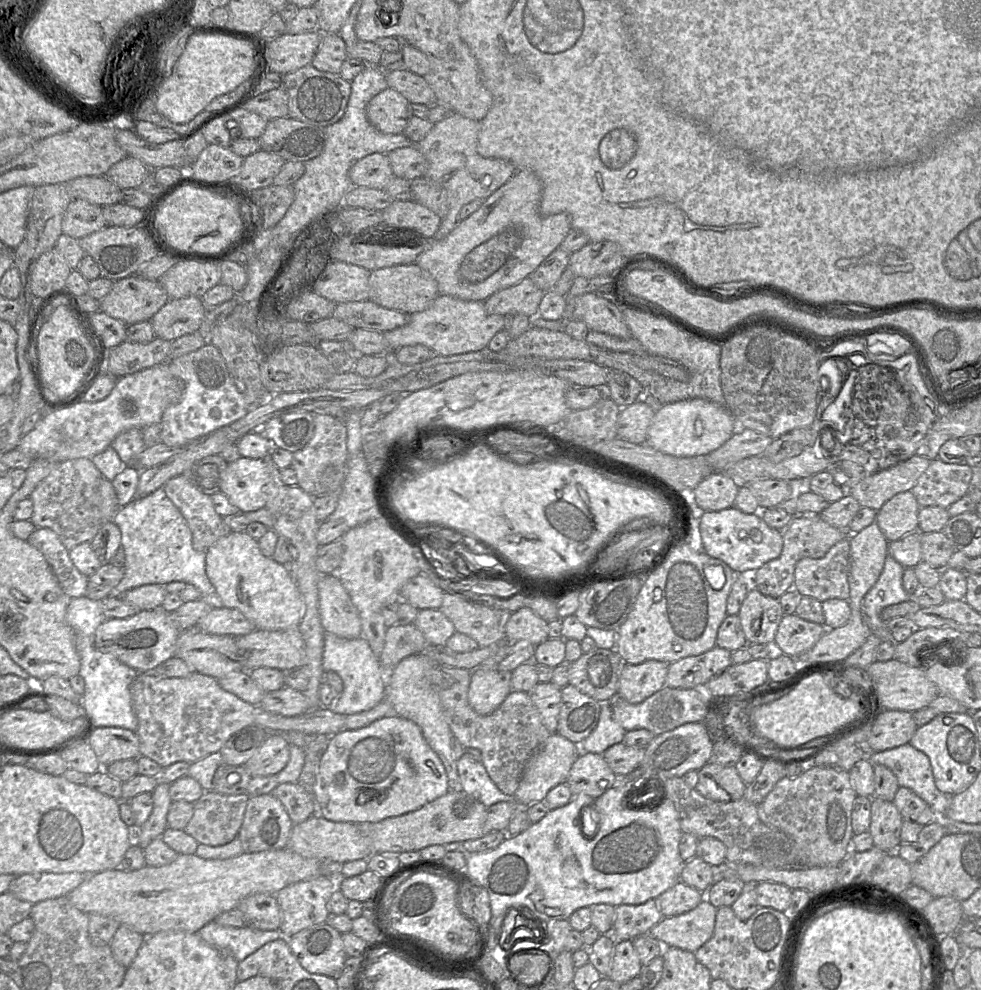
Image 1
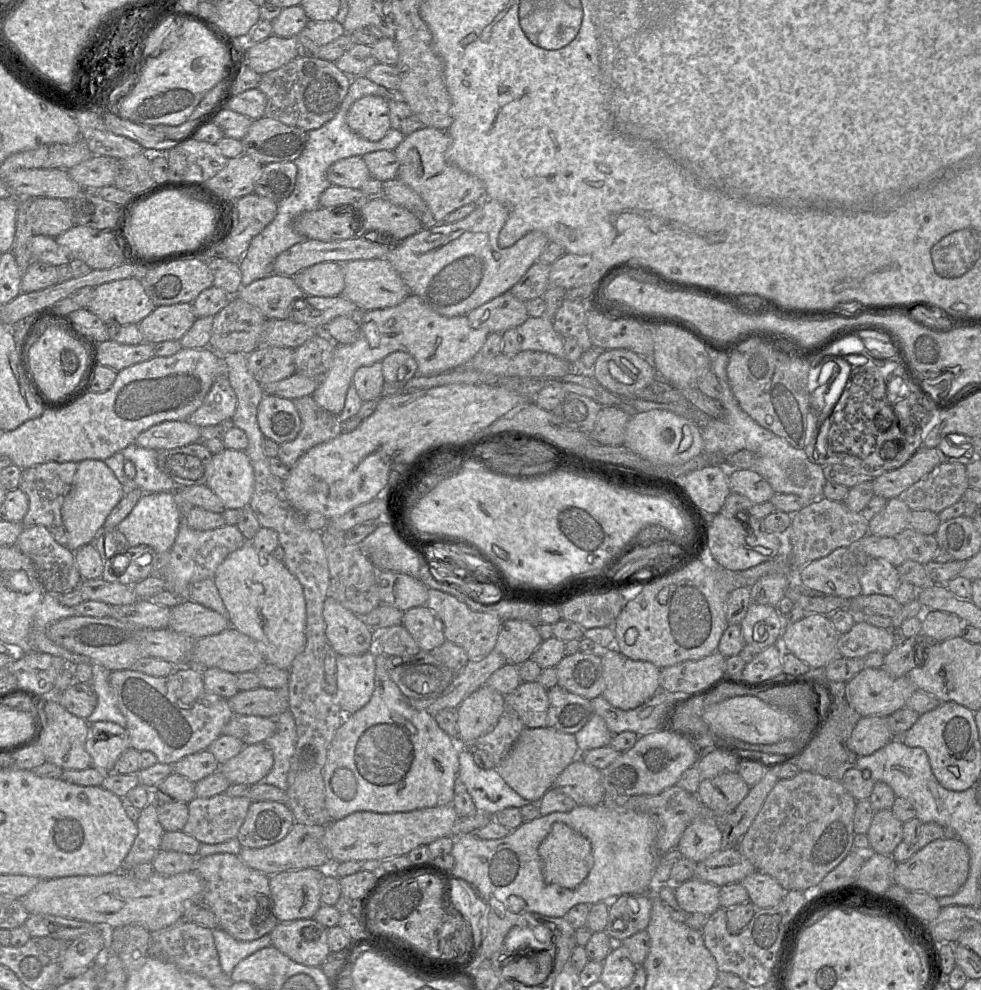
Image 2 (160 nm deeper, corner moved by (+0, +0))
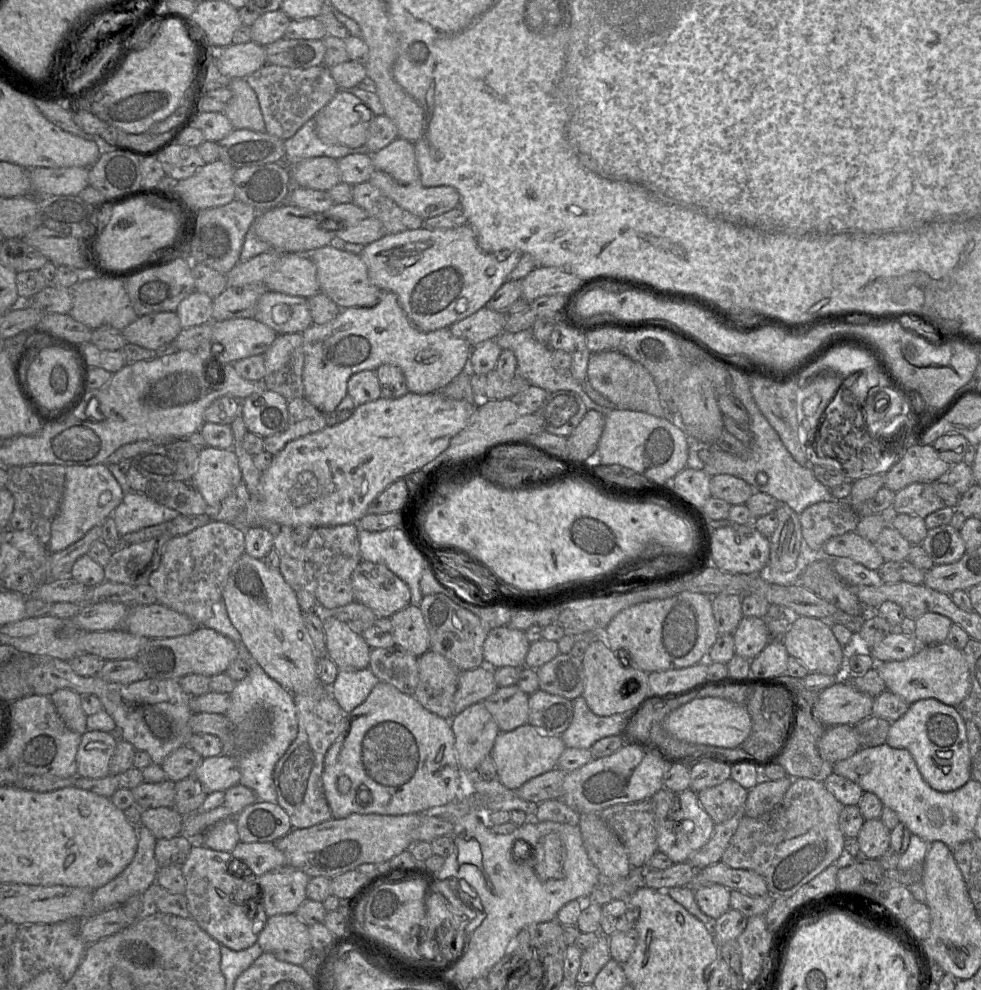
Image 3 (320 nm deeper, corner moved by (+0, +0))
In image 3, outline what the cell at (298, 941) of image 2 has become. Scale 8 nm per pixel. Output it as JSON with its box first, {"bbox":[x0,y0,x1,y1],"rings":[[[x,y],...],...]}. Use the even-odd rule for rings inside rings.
{"bbox":[256,913,312,966],"rings":[[[295,913],[268,917],[256,943],[277,959],[301,966],[312,950],[309,926]]]}

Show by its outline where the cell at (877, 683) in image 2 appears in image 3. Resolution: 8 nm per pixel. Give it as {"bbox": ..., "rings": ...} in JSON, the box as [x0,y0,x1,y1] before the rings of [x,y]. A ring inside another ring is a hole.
{"bbox":[813,679,874,726],"rings":[[[846,679],[818,693],[813,716],[824,726],[856,725],[872,716],[874,698],[858,691]]]}

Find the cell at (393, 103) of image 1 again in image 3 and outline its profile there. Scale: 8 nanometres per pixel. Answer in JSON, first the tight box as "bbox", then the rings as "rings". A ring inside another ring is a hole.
{"bbox":[313,89,375,148],"rings":[[[339,89],[313,118],[316,120],[316,134],[324,143],[358,148],[365,145],[368,129],[375,116],[362,100],[344,89]]]}

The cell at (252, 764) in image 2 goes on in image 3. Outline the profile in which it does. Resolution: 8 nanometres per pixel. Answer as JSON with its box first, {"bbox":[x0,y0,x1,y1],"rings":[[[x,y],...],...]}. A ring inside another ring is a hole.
{"bbox":[193,756,240,793],"rings":[[[213,756],[203,758],[193,775],[202,785],[206,793],[226,791],[239,784],[240,771],[237,760],[231,756]]]}

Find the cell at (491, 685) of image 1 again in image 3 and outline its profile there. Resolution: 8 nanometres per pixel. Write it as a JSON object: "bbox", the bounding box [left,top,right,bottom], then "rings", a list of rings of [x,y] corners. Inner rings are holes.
{"bbox":[450,701,501,775],"rings":[[[482,701],[472,704],[450,720],[460,767],[473,775],[481,761],[491,754],[501,732]]]}

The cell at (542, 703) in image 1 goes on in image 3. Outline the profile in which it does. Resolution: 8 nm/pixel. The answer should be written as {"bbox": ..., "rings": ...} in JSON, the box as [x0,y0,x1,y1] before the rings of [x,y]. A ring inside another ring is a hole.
{"bbox":[484,685,529,732],"rings":[[[518,685],[498,687],[484,703],[501,732],[512,731],[528,723],[529,694]]]}

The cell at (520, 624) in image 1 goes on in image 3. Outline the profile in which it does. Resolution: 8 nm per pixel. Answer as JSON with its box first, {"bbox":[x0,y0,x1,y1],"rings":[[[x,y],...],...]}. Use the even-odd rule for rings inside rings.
{"bbox":[483,625,529,668],"rings":[[[509,625],[492,628],[483,644],[483,658],[485,664],[493,668],[525,667],[529,646],[525,631]]]}

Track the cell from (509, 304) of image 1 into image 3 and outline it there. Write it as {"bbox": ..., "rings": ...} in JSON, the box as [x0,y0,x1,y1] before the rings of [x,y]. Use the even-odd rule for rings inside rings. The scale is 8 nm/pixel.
{"bbox":[449,307,508,346],"rings":[[[482,307],[468,317],[452,324],[449,329],[458,338],[464,339],[472,346],[489,339],[495,339],[504,331],[508,313]]]}

